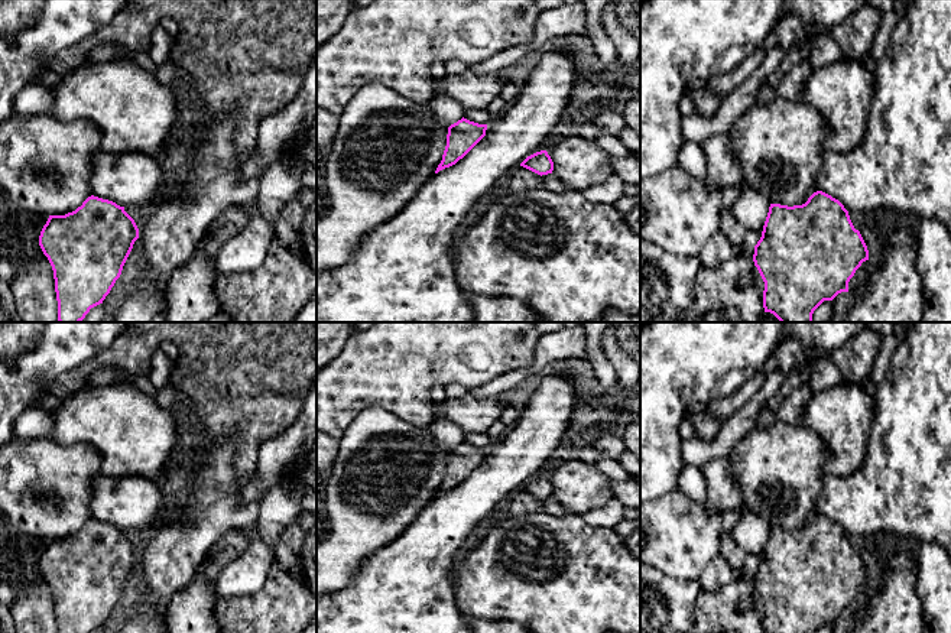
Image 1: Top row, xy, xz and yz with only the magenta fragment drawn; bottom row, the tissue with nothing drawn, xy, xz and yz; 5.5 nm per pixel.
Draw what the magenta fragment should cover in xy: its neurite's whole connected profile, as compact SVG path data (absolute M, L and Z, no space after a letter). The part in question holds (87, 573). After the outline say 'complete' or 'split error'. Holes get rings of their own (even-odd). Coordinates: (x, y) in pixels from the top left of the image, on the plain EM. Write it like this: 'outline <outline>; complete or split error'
outline M94 519L72 536L49 539L39 569L53 594L58 633L91 633L103 627L137 562L139 552L124 530Z; complete

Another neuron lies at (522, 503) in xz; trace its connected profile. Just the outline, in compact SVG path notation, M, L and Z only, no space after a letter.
M517 490L515 494L512 494L512 500L507 510L510 516L517 517L522 514L533 514L538 512L543 512L543 506L541 499L523 490Z

